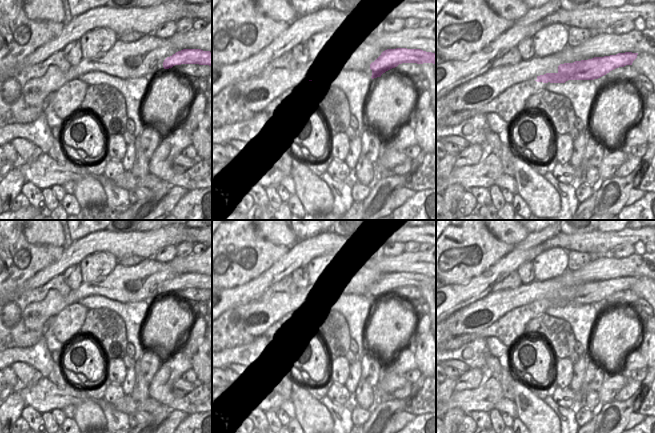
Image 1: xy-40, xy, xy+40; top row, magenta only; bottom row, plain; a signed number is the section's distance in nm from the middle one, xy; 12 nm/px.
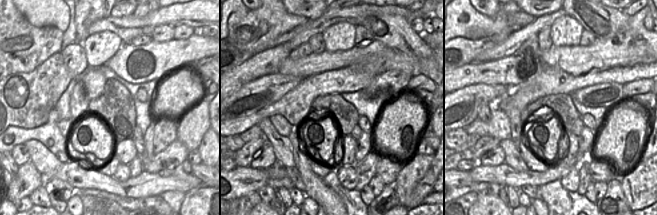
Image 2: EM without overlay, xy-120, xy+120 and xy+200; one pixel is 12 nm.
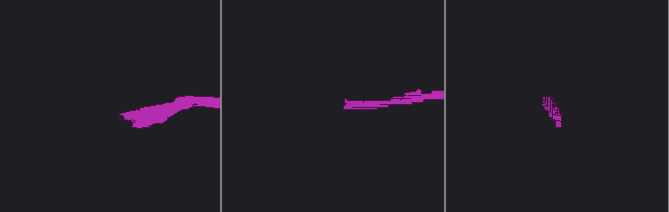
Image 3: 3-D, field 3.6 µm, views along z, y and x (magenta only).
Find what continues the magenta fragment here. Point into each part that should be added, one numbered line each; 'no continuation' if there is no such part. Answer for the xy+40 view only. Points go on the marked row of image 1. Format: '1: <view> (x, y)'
1: xy+40 (510, 105)

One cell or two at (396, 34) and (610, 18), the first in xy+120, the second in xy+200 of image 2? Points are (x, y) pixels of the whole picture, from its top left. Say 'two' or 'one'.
one

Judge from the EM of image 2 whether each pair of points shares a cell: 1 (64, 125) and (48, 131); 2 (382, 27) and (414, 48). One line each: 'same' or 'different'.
1: different
2: same

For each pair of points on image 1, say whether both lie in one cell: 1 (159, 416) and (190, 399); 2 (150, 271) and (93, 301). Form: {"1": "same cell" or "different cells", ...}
{"1": "different cells", "2": "different cells"}

